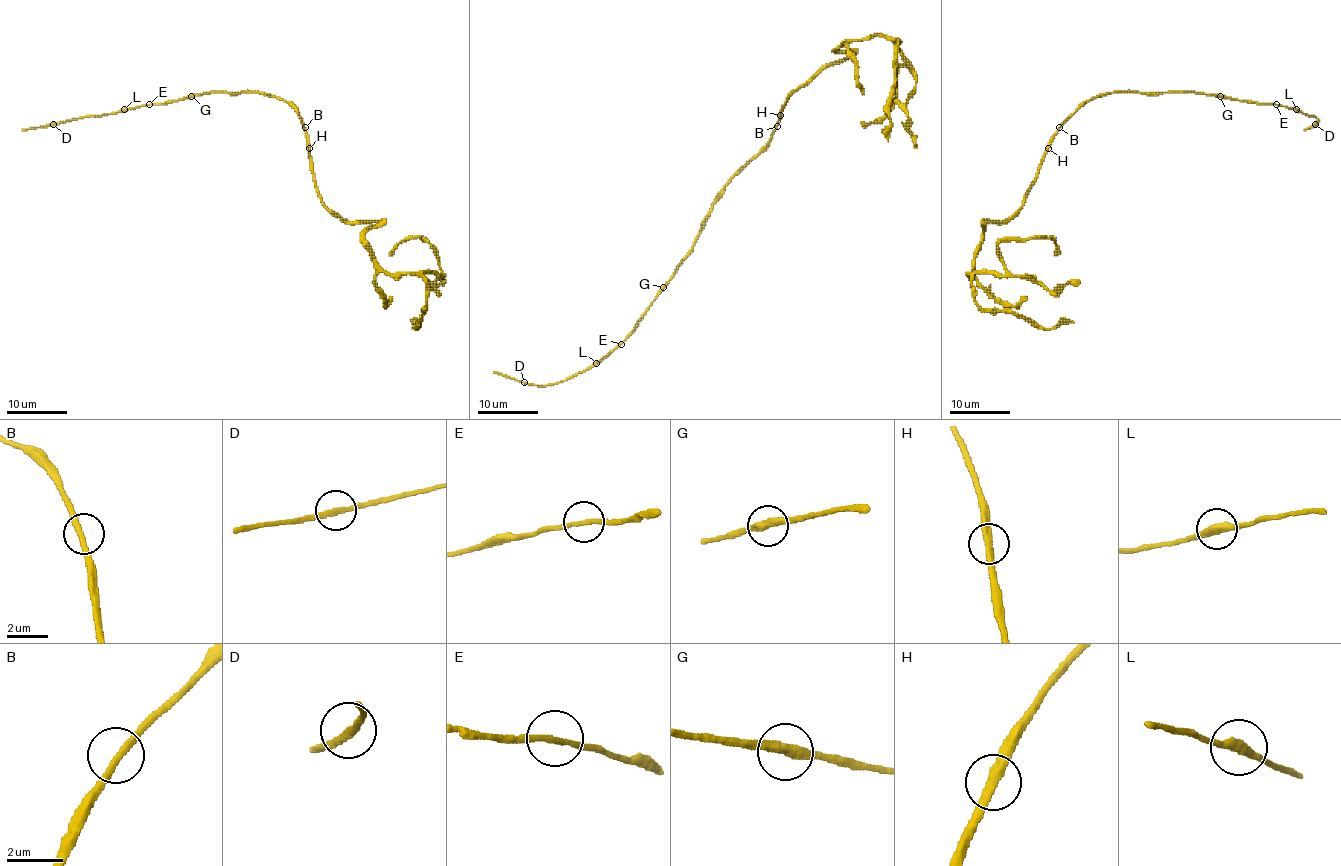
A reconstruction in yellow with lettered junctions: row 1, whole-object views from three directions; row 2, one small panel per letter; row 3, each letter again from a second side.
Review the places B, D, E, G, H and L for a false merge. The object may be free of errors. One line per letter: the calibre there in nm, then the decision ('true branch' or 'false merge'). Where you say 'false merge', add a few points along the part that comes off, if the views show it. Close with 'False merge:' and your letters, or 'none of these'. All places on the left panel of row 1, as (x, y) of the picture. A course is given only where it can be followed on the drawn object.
B: 260 nm thick; true branch
D: 200 nm thick; true branch
E: 190 nm thick; true branch
G: 360 nm thick; true branch
H: 360 nm thick; true branch
L: 380 nm thick; true branch
False merge: none of these

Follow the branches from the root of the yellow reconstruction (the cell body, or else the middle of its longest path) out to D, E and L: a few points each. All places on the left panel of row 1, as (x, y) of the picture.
D: (304, 129), (299, 114), (291, 106), (260, 92), (206, 92), (52, 124)
E: (304, 129), (299, 114), (291, 106), (260, 92), (206, 92), (150, 104)
L: (304, 129), (299, 114), (291, 106), (260, 92), (206, 92), (174, 101), (124, 109)

